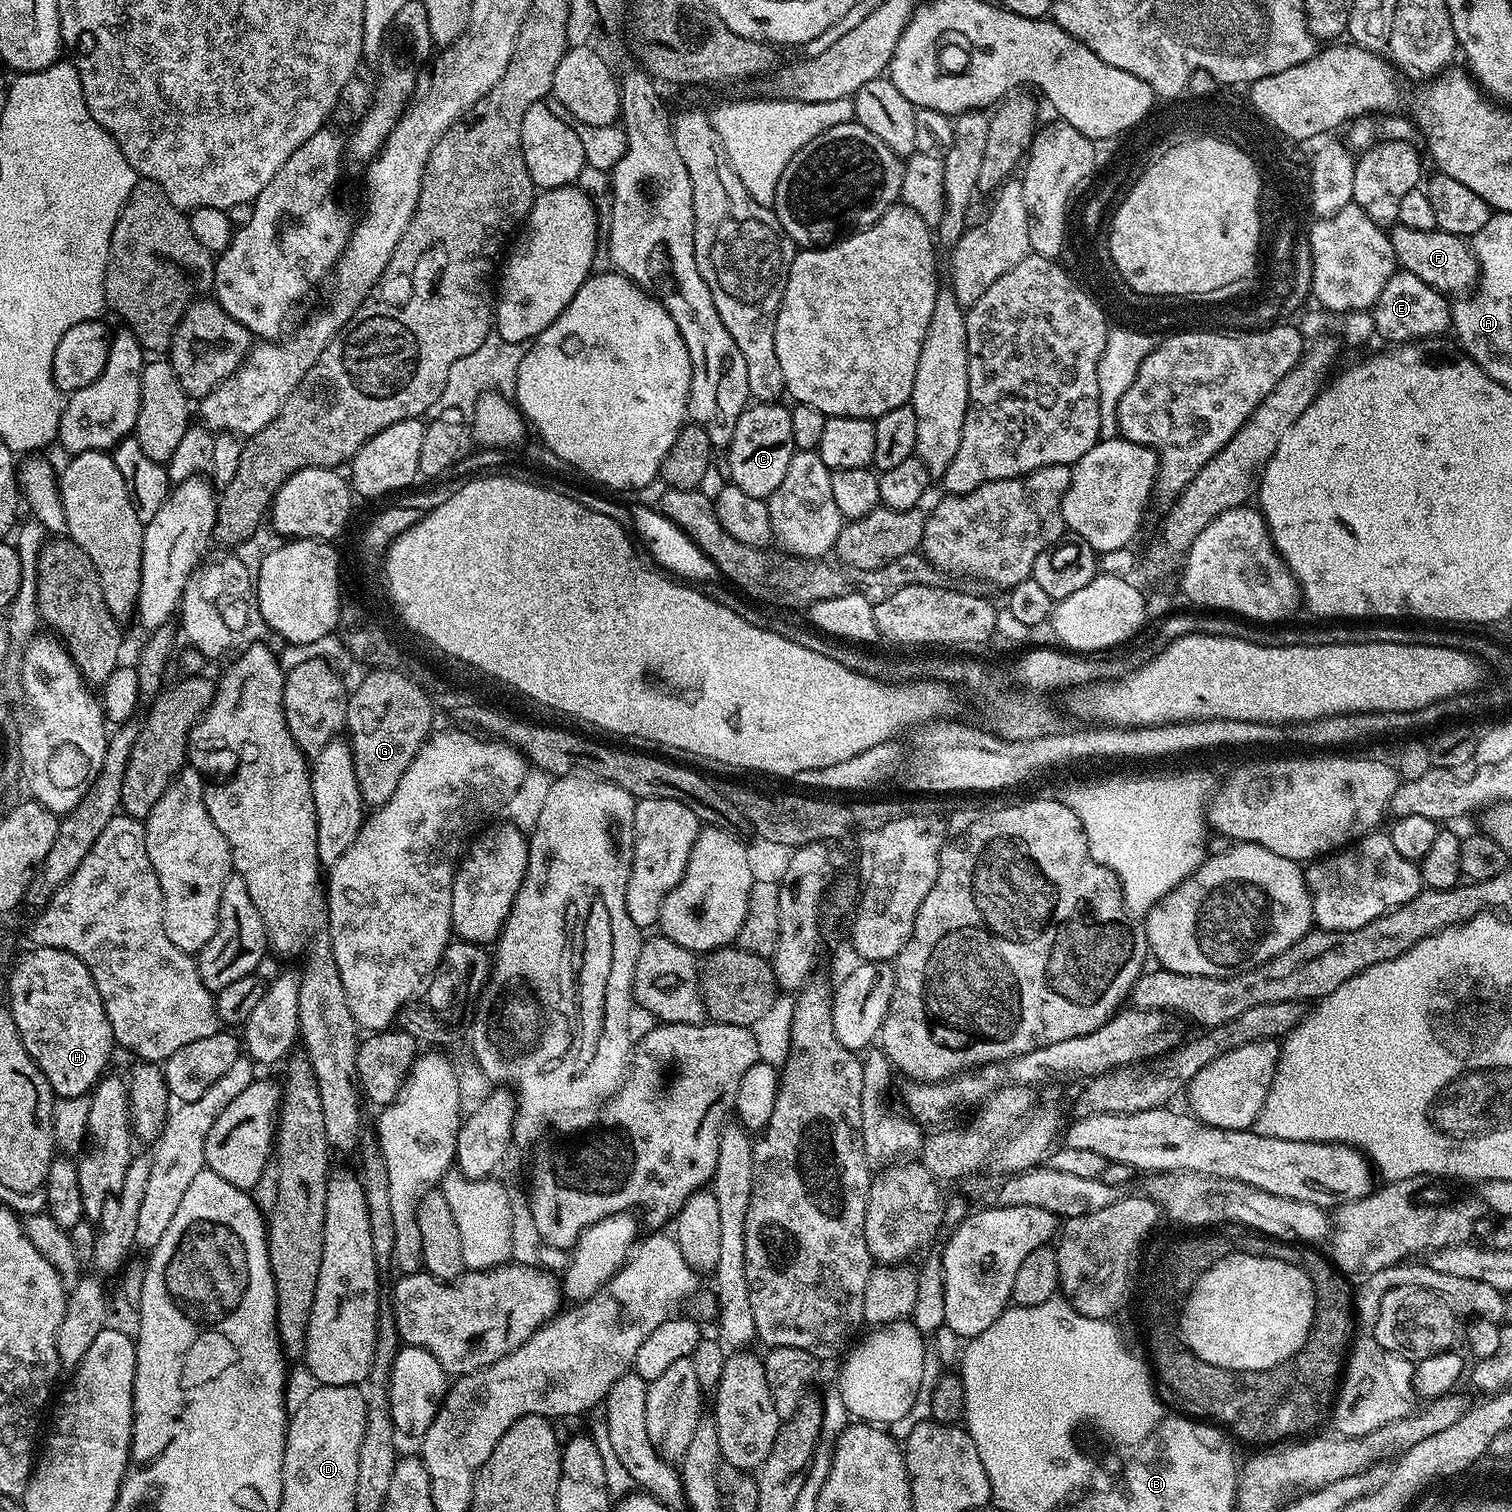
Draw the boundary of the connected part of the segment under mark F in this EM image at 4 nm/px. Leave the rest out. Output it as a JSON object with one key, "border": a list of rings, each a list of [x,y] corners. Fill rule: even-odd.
{"border":[[[1399,223],[1391,229],[1390,235],[1396,263],[1403,271],[1418,274],[1422,282],[1434,286],[1445,294],[1453,294],[1452,292],[1464,294],[1473,287],[1478,276],[1476,256],[1465,237],[1439,230],[1410,230]]]}

